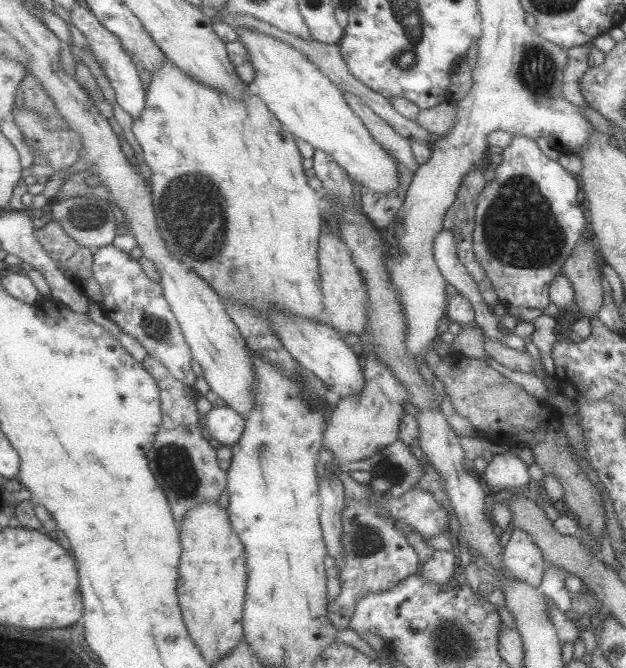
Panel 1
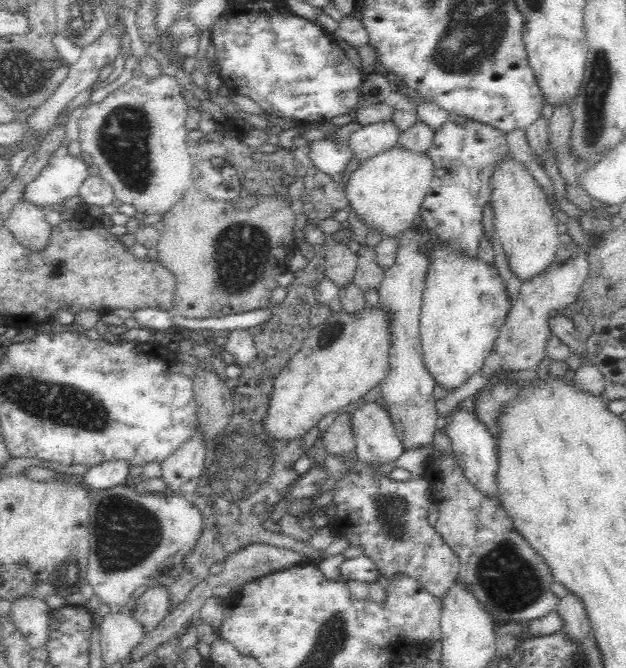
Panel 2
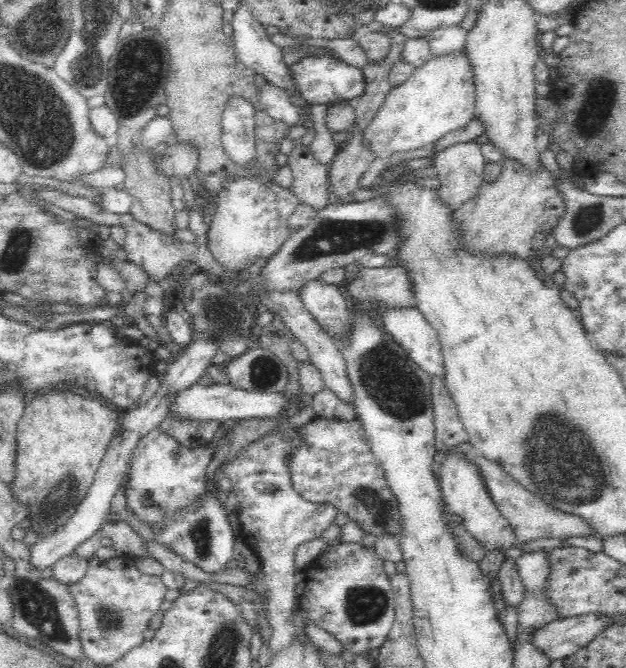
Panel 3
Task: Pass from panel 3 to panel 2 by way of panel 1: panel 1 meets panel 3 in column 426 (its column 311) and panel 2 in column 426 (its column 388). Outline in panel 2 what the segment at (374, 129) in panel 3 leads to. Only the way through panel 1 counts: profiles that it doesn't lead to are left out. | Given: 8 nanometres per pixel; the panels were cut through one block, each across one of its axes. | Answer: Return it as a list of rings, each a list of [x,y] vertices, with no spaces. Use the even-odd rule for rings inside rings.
[[[396,144],[360,161],[351,172],[345,192],[349,206],[356,209],[370,230],[379,230],[382,236],[399,236],[419,217],[421,204],[434,177],[434,161],[427,151],[414,151]]]

